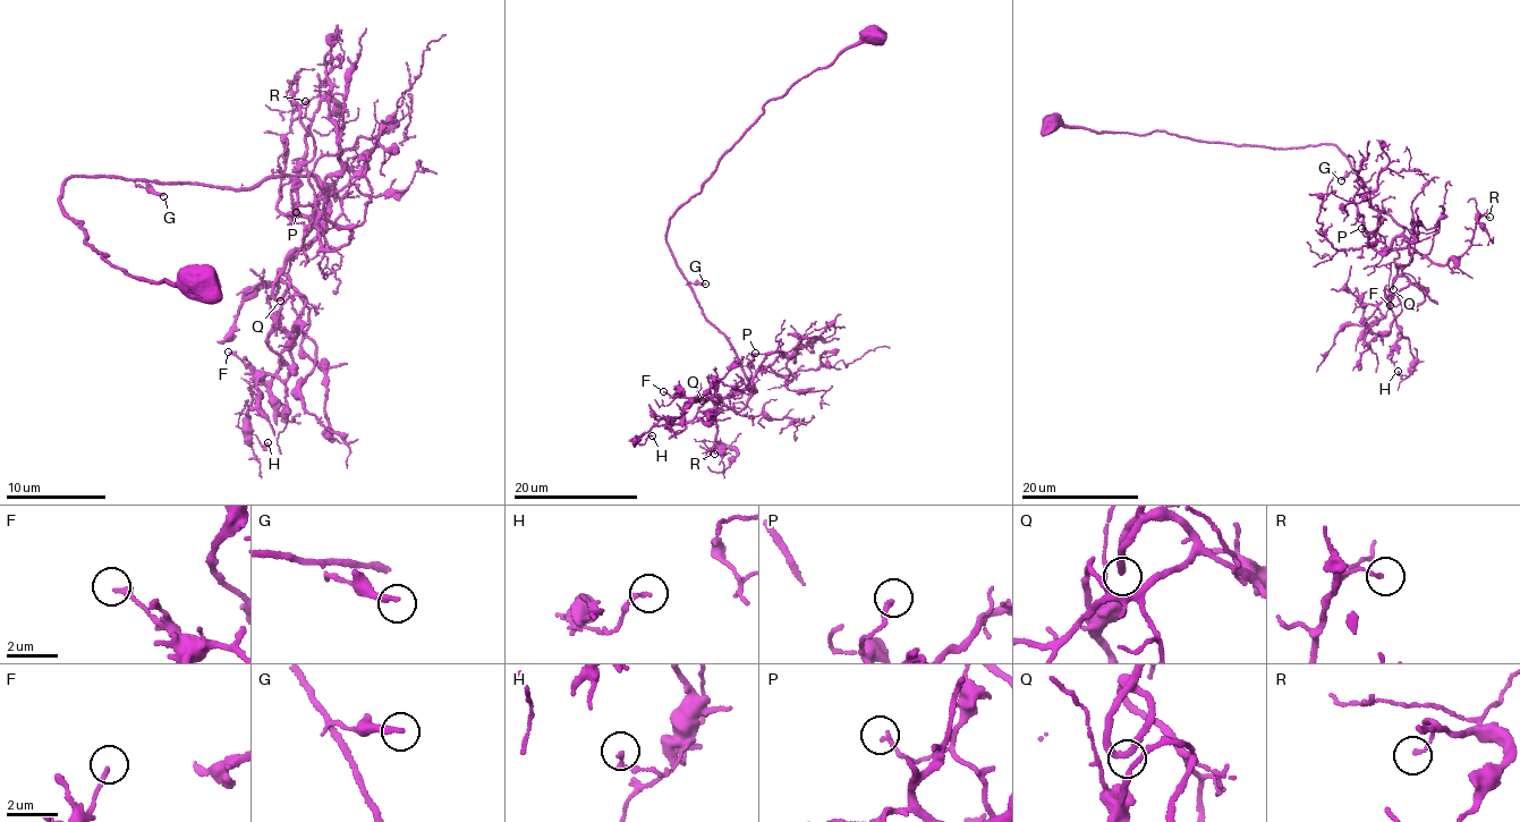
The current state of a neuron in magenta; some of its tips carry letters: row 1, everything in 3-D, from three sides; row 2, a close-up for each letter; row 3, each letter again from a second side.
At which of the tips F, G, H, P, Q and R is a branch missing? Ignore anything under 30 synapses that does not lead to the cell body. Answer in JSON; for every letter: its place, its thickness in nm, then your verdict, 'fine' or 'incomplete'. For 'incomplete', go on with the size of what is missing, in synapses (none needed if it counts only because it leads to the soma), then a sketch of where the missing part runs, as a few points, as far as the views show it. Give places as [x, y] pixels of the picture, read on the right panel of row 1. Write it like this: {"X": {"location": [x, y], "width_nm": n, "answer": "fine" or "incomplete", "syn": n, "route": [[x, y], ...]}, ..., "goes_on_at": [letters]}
{"F": {"location": [1390, 305], "width_nm": 180, "answer": "fine"}, "G": {"location": [1341, 180], "width_nm": 240, "answer": "fine"}, "H": {"location": [1398, 371], "width_nm": 160, "answer": "fine"}, "P": {"location": [1361, 228], "width_nm": 170, "answer": "fine"}, "Q": {"location": [1393, 289], "width_nm": 240, "answer": "fine"}, "R": {"location": [1489, 217], "width_nm": 150, "answer": "fine"}, "goes_on_at": []}

